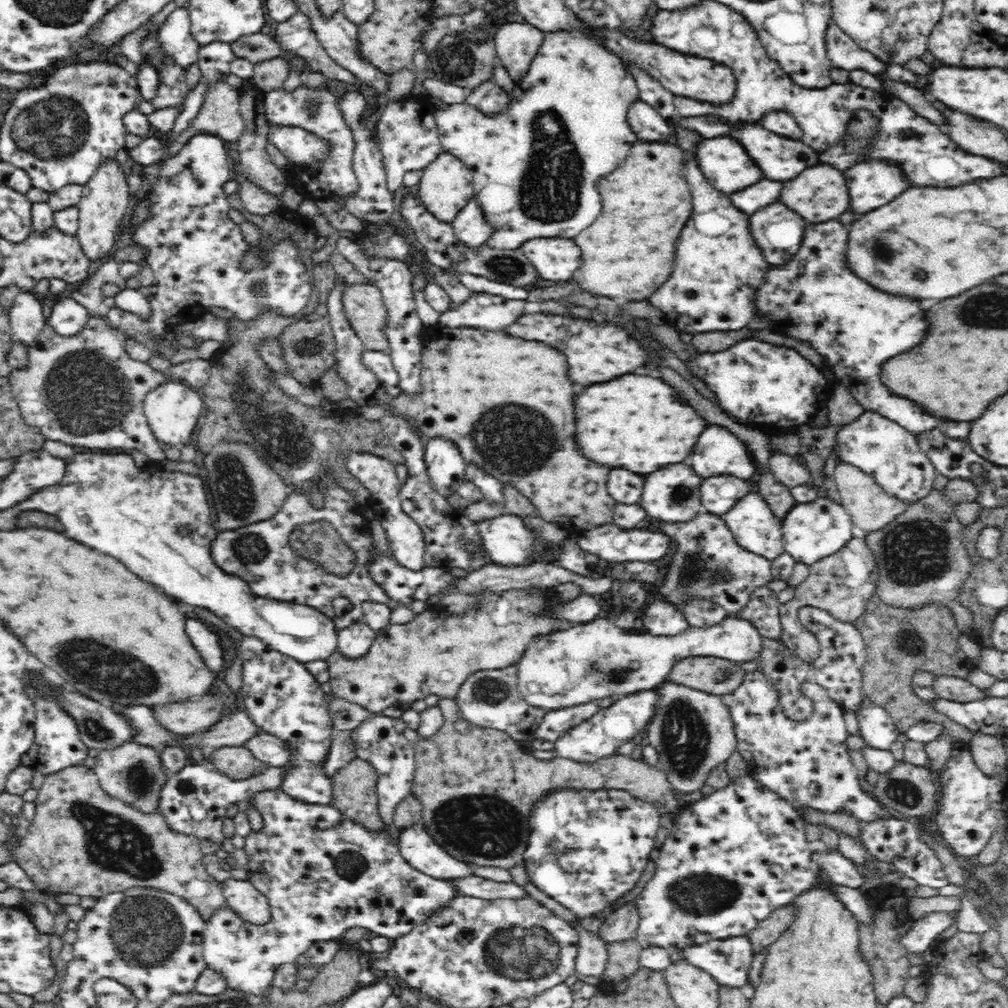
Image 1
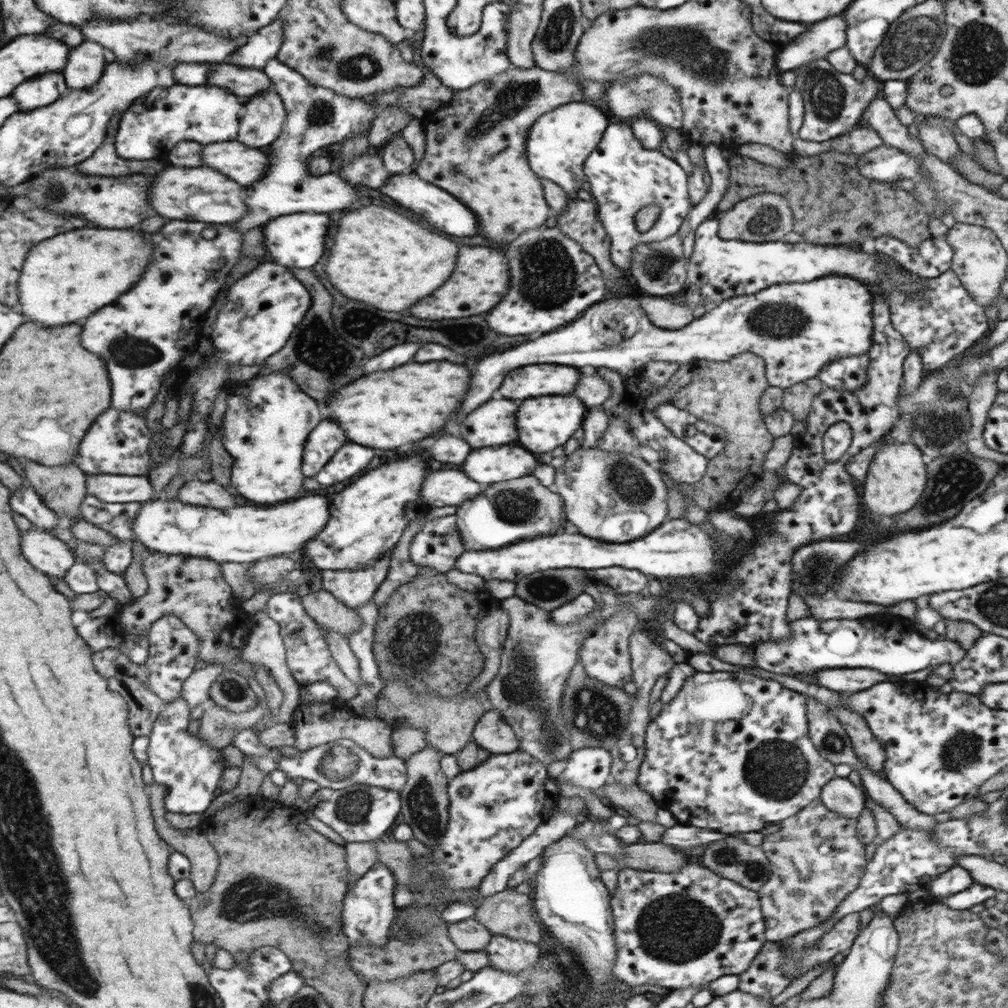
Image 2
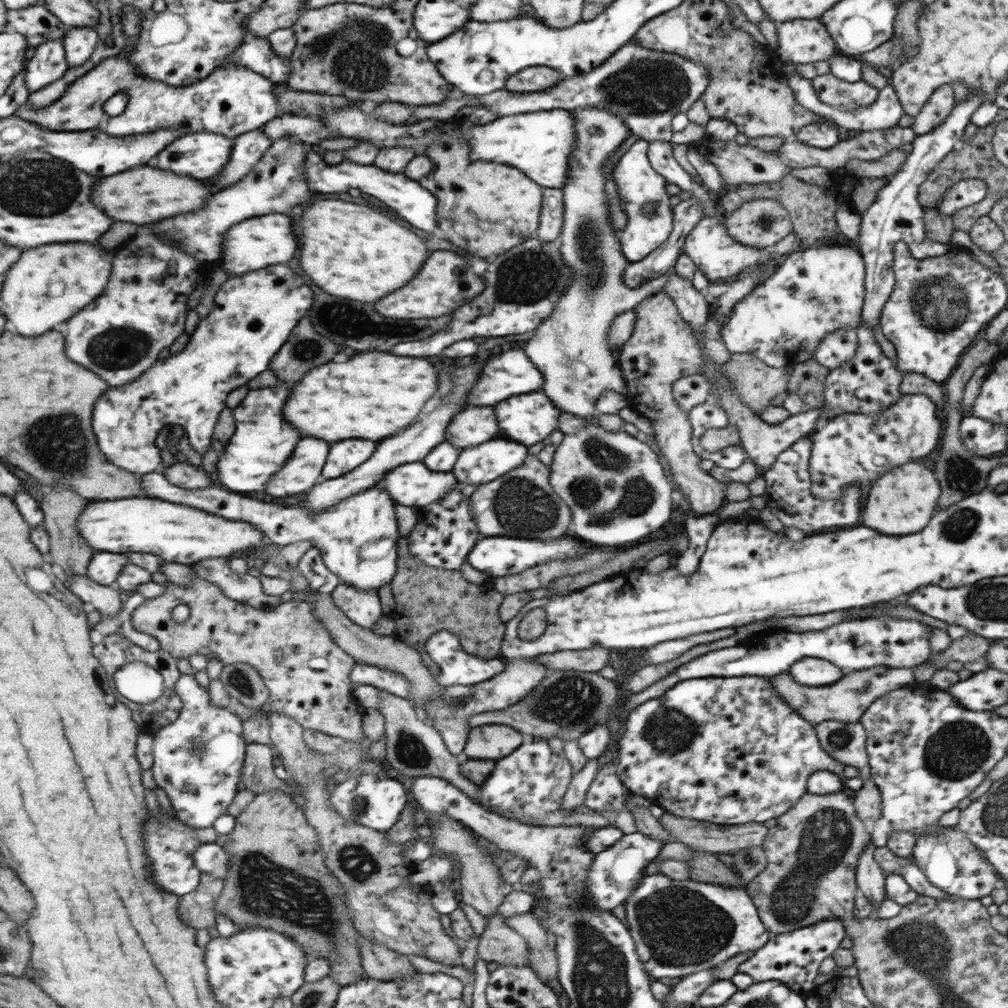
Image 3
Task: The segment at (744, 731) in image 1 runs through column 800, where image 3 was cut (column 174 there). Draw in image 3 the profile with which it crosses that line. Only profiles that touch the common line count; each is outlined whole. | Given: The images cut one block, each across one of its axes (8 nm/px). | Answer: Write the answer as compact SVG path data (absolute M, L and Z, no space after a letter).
M182 675L175 686L175 691L183 702L182 712L175 723L153 735L154 765L151 771L156 785L165 790L172 806L176 808L179 819L194 828L209 828L215 824L219 816L228 814L228 808L235 802L243 787L242 770L246 762L248 745L243 737L244 722L225 707L211 705L208 689L201 688L201 683L195 680L194 675Z

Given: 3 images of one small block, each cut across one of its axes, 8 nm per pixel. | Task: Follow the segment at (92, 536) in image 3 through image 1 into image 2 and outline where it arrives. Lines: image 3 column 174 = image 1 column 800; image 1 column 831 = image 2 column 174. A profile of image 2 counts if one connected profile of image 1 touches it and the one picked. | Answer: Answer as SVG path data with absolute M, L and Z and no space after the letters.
M307 496L295 502L277 504L277 506L237 506L229 509L217 509L203 505L184 503L178 498L158 498L147 501L133 521L134 538L141 542L147 550L163 552L163 554L181 554L197 556L215 562L255 563L270 560L272 557L289 554L304 549L309 539L319 535L331 517L331 497Z

